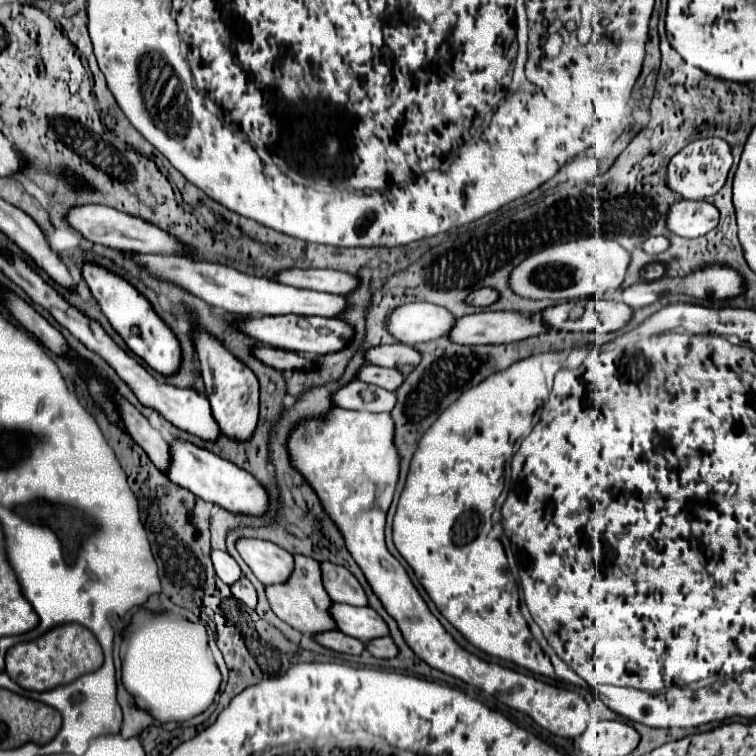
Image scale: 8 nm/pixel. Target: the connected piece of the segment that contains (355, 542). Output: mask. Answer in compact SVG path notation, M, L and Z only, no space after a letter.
M331 407L323 417L299 419L287 437L287 451L293 469L297 469L317 493L325 513L341 531L351 557L361 567L373 593L379 597L385 611L397 621L405 643L419 659L429 667L491 695L501 695L505 705L527 713L537 725L553 735L577 737L587 729L589 707L581 695L547 685L531 675L511 671L497 663L487 663L463 651L437 617L431 615L403 565L387 551L383 535L385 515L393 499L393 485L399 477L397 451L393 451L393 419L389 413Z

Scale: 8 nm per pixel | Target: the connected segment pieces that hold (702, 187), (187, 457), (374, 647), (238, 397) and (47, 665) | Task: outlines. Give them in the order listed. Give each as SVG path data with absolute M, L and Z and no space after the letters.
M717 137L699 139L689 143L685 149L681 149L675 157L671 157L667 167L667 185L683 199L705 199L715 195L723 187L731 165L733 165L733 157L727 141Z
M173 439L169 443L169 467L167 477L175 485L181 485L189 489L193 495L217 503L233 513L247 513L247 515L261 515L267 511L267 493L265 489L255 481L255 477L231 461L225 461L211 453L205 447L197 447L185 439Z
M379 637L373 641L365 643L365 649L373 655L373 657L381 657L381 659L391 659L397 655L397 647L391 641L391 637Z
M205 331L195 333L195 347L201 361L201 373L207 389L207 399L211 403L213 417L219 425L219 429L233 439L243 441L245 437L253 435L253 429L257 425L259 415L259 383L253 371L237 361L215 337L207 335Z
M65 623L49 629L37 641L17 643L5 657L5 673L23 689L49 691L57 685L67 685L79 675L91 673L103 665L103 651L95 635L79 623Z

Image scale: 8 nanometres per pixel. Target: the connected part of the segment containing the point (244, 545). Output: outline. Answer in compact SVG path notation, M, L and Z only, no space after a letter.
M241 537L237 551L263 585L281 583L293 571L293 555L271 541Z

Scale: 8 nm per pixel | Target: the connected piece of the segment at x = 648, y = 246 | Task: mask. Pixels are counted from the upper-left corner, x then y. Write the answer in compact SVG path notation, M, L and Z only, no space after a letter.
M649 237L649 239L641 245L641 249L645 249L645 253L651 253L651 255L663 253L667 247L669 247L669 239L667 239L667 237Z

